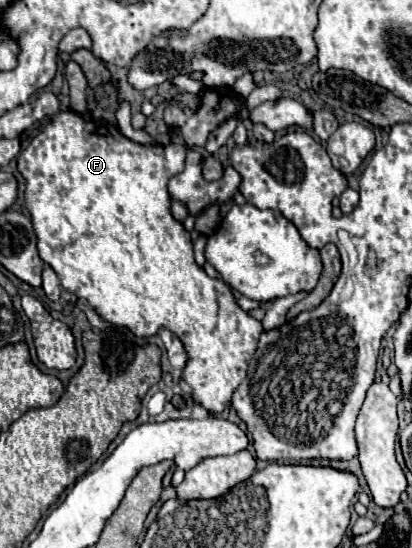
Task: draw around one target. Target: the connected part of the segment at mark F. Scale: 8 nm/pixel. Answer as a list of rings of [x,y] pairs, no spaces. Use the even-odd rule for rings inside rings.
[[[62,111],[58,113],[48,125],[44,125],[40,129],[40,133],[28,143],[28,147],[20,153],[18,157],[18,171],[22,173],[24,181],[26,181],[26,189],[24,189],[24,201],[26,201],[26,209],[30,213],[36,237],[38,237],[38,253],[40,259],[44,263],[48,263],[56,275],[60,277],[60,283],[66,291],[74,293],[76,297],[86,299],[98,313],[100,317],[104,317],[108,323],[120,325],[120,327],[128,327],[136,337],[150,337],[156,335],[162,327],[168,327],[176,337],[182,339],[186,353],[190,357],[188,365],[186,365],[186,375],[182,375],[182,379],[192,387],[192,397],[194,401],[198,401],[202,407],[206,407],[210,413],[222,413],[228,405],[230,405],[230,397],[234,393],[234,389],[242,383],[242,379],[246,377],[246,367],[248,361],[252,359],[256,347],[258,347],[258,337],[264,331],[262,323],[256,321],[254,317],[250,317],[246,311],[242,311],[232,295],[232,289],[226,287],[224,281],[220,279],[212,279],[204,273],[202,267],[196,265],[194,261],[194,253],[192,253],[192,239],[190,233],[184,231],[182,223],[178,223],[172,213],[170,213],[170,197],[166,191],[168,179],[176,173],[180,173],[184,169],[184,155],[186,155],[186,147],[184,145],[140,145],[130,141],[128,137],[124,137],[116,125],[112,123],[96,123],[96,121],[84,121],[82,115],[74,113],[74,111]]]

